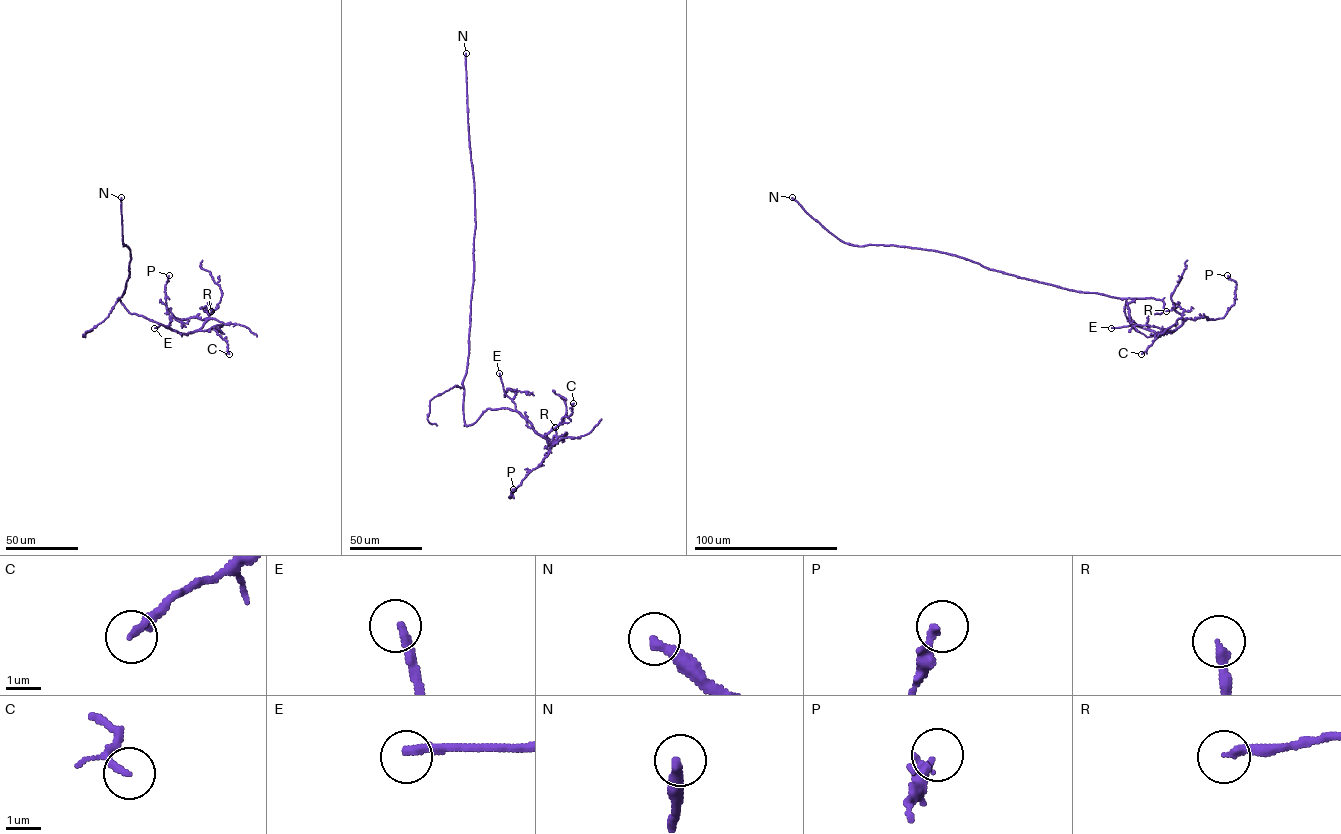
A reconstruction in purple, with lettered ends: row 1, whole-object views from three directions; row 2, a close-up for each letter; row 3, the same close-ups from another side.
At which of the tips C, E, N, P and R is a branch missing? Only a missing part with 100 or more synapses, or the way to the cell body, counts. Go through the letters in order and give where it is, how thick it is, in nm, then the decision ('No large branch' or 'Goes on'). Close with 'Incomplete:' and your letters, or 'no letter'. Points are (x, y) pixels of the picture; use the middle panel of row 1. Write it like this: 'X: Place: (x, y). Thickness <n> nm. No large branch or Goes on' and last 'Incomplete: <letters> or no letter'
C: Place: (573, 403). Thickness 140 nm. No large branch
E: Place: (499, 373). Thickness 240 nm. Goes on
N: Place: (466, 53). Thickness 300 nm. Goes on
P: Place: (513, 489). Thickness 220 nm. No large branch
R: Place: (555, 427). Thickness 260 nm. No large branch
Incomplete: E, N

